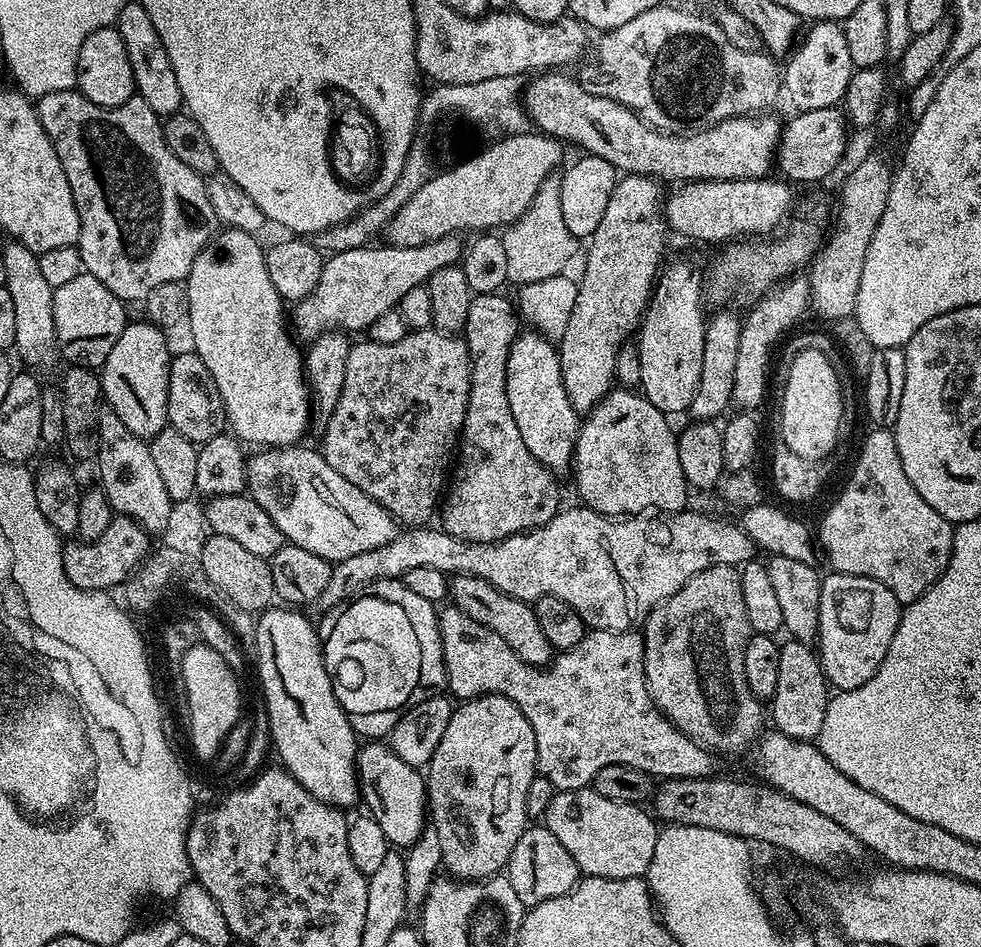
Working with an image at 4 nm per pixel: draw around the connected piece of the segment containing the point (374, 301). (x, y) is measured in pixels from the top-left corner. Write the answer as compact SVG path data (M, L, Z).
M453 234L443 236L424 244L421 248L398 248L395 246L365 246L363 248L351 248L345 252L333 251L324 261L322 278L318 278L318 286L306 298L295 301L290 312L290 324L295 335L301 341L311 342L316 340L329 330L343 330L345 333L363 333L378 318L378 314L386 314L393 311L399 305L402 294L414 290L414 286L427 284L428 279L434 274L434 270L442 270L442 266L456 264L462 256L461 237Z

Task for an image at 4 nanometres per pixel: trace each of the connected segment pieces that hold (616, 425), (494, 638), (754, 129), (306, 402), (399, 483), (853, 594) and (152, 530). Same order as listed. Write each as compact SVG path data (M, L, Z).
M616 386L609 390L602 399L597 402L595 408L583 417L580 432L576 436L576 453L572 455L572 468L576 472L576 488L580 491L580 496L585 505L593 508L595 512L601 512L604 516L613 518L627 518L637 514L647 513L649 510L656 512L682 512L689 507L688 492L690 493L690 485L686 477L682 474L682 462L678 462L678 446L676 445L677 433L672 432L672 428L668 425L669 417L665 413L659 412L647 398L639 391L629 390L623 386Z
M448 606L448 609L446 609L445 612L441 611L439 613L439 617L440 637L442 638L442 654L444 655L444 678L446 681L447 691L460 702L465 700L475 700L476 697L485 694L489 696L505 696L506 698L510 698L514 702L514 706L518 706L522 710L522 714L526 714L526 718L530 722L530 726L534 726L536 767L539 775L550 778L550 782L557 790L561 792L573 792L579 788L589 787L592 779L598 774L598 770L602 770L602 766L610 766L611 764L634 766L634 770L642 770L648 776L653 778L663 778L664 780L698 780L701 778L708 778L713 775L713 753L709 752L703 744L694 742L689 736L682 734L682 730L675 728L674 725L666 719L664 713L657 708L655 702L652 701L652 696L648 692L648 684L644 680L644 637L639 631L585 631L582 642L578 642L578 646L561 651L559 655L553 659L551 664L540 667L535 664L527 664L524 662L516 651L514 651L510 645L505 642L505 640L498 638L498 634L494 634L494 630L490 630L486 626L482 626L478 622L474 622L474 618L470 618L466 614L462 614L462 610L458 610L454 606Z
M548 70L543 74L533 75L532 81L528 84L528 89L522 92L522 107L528 113L528 119L541 133L556 137L561 142L569 140L572 144L577 144L580 148L585 148L586 151L596 151L604 160L609 160L613 164L613 169L621 168L619 171L624 174L635 174L637 176L651 176L653 178L661 178L663 181L676 180L672 182L687 182L689 180L762 180L769 175L768 171L773 171L774 161L776 159L776 147L780 141L781 121L776 121L774 117L768 116L772 114L753 114L750 116L731 116L717 124L711 124L709 128L689 131L687 134L677 134L675 132L661 132L659 128L652 127L651 124L645 122L641 116L634 110L630 110L625 104L614 102L605 96L594 96L579 79L571 80L570 77L564 76L563 71Z
M229 227L207 244L198 258L194 258L194 266L188 271L186 281L190 327L194 333L195 352L202 362L206 362L206 370L210 370L214 386L218 386L218 394L222 394L224 415L231 435L245 445L283 448L295 445L299 441L296 439L304 431L309 431L310 393L302 350L296 346L297 341L286 319L285 301L281 300L278 290L274 290L274 282L270 282L265 249L260 248L256 239L251 232Z
M432 326L409 330L399 342L361 340L361 344L352 344L346 358L346 378L342 381L338 406L334 406L330 422L322 429L322 454L326 462L346 478L346 482L354 482L358 490L374 498L399 523L411 527L427 525L435 506L437 509L439 505L464 431L472 355L468 352L468 344L459 335L441 332Z
M835 570L829 571L829 576L825 575L820 581L820 609L818 610L818 655L820 665L824 668L824 677L828 679L829 685L833 689L841 692L849 692L858 686L862 686L866 682L870 682L870 678L874 678L874 674L878 670L878 666L882 666L882 658L886 658L886 650L890 650L890 641L894 639L894 630L898 630L898 622L900 621L900 613L902 606L898 602L898 598L894 598L894 594L890 590L886 590L886 586L882 586L882 582L878 582L874 578L862 578L854 574L842 574Z
M104 406L97 414L98 444L94 457L98 469L98 484L103 489L115 513L129 516L139 522L150 534L163 533L173 506L166 485L150 458L150 450L141 436L130 434L114 410Z

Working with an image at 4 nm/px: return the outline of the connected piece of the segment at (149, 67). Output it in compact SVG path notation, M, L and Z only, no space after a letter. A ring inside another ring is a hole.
M130 2L120 12L114 27L122 34L122 42L126 42L126 54L130 58L130 70L134 70L136 91L146 102L150 102L150 110L154 110L161 118L171 117L172 112L181 111L184 99L182 90L178 90L178 78L174 78L174 66L170 66L170 58L166 54L166 46L162 46L162 38L158 38L158 30L154 30L154 22L150 22L150 14L142 10L138 2Z

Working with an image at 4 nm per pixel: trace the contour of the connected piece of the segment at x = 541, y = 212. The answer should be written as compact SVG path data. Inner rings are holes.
M558 172L548 175L526 214L515 224L507 225L501 235L506 253L507 276L511 283L524 285L554 277L565 269L564 264L574 252L570 246L574 237L567 230L562 215L561 178L562 174Z

